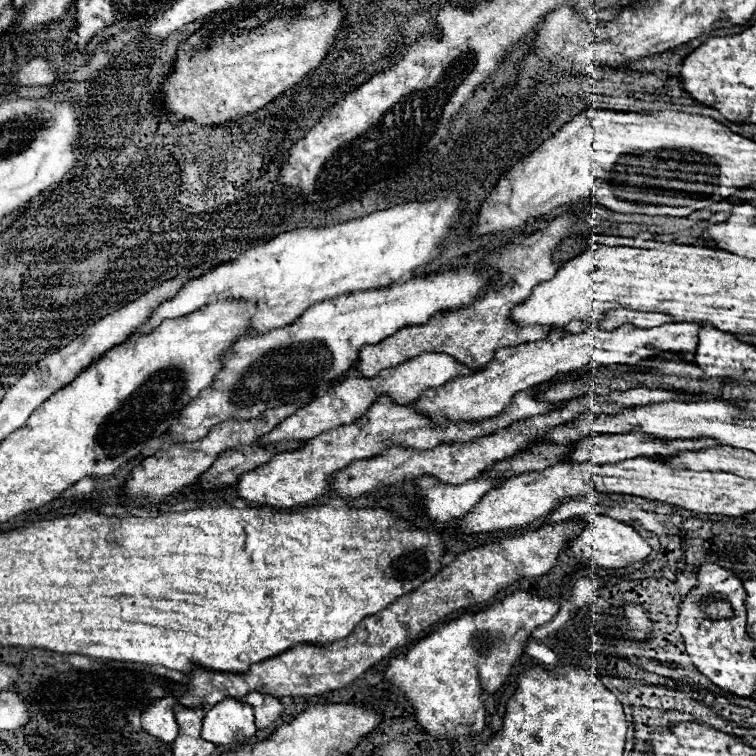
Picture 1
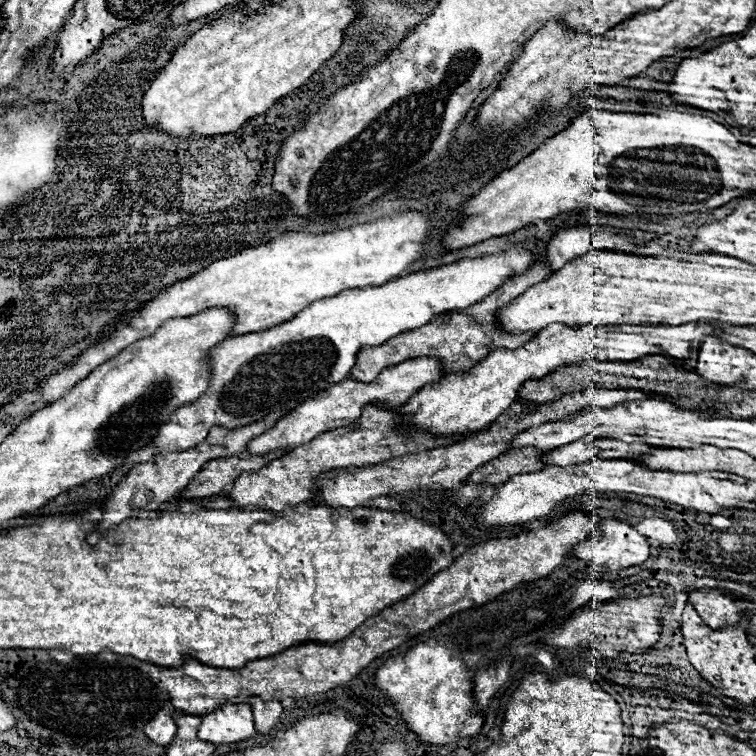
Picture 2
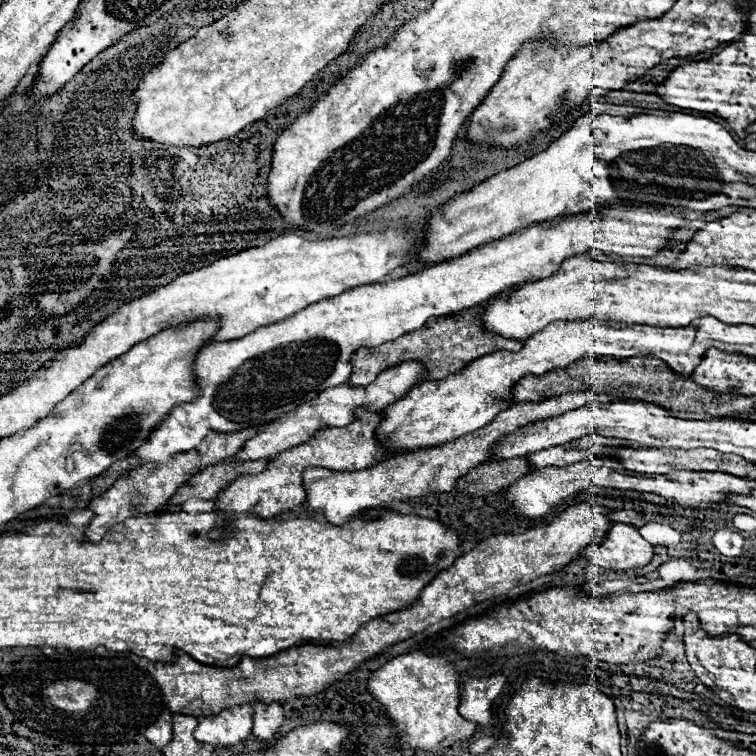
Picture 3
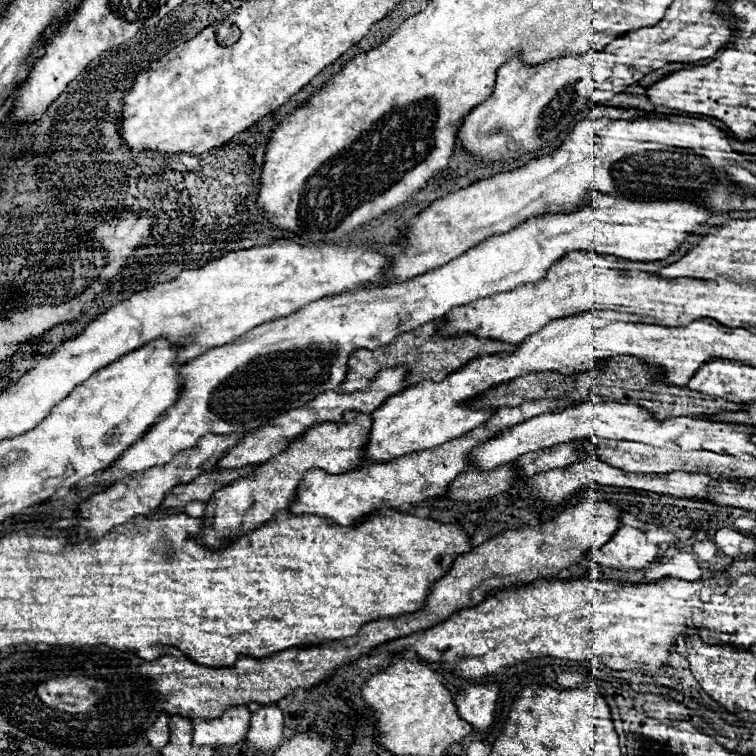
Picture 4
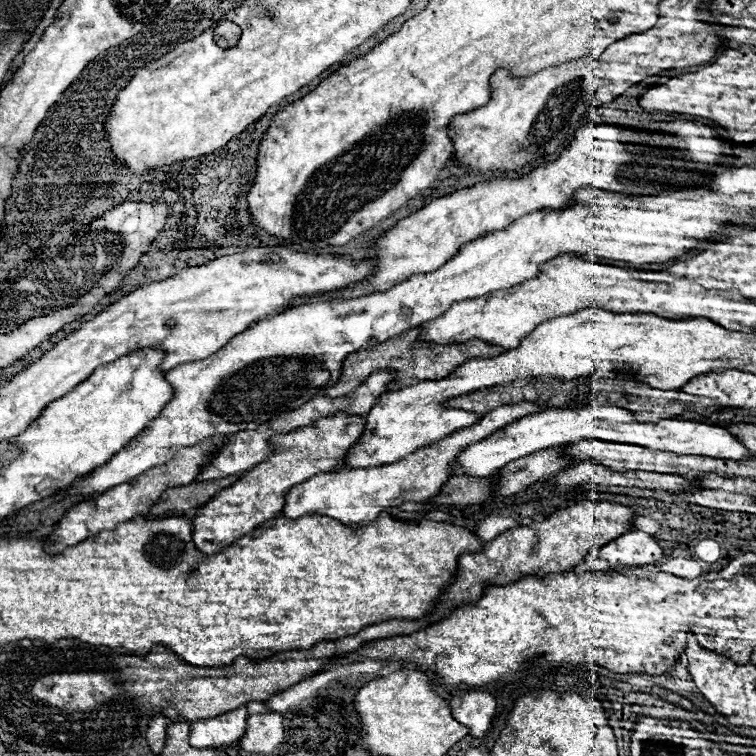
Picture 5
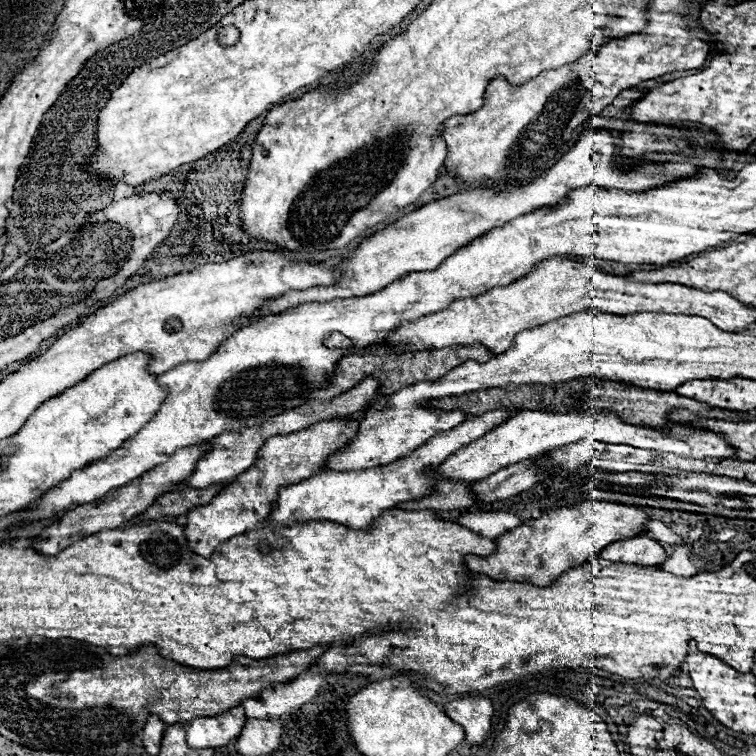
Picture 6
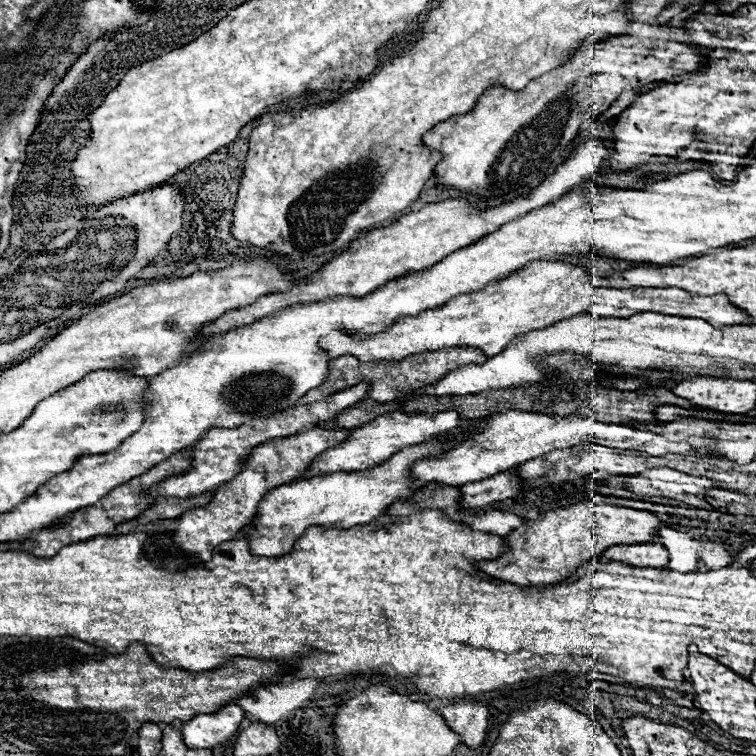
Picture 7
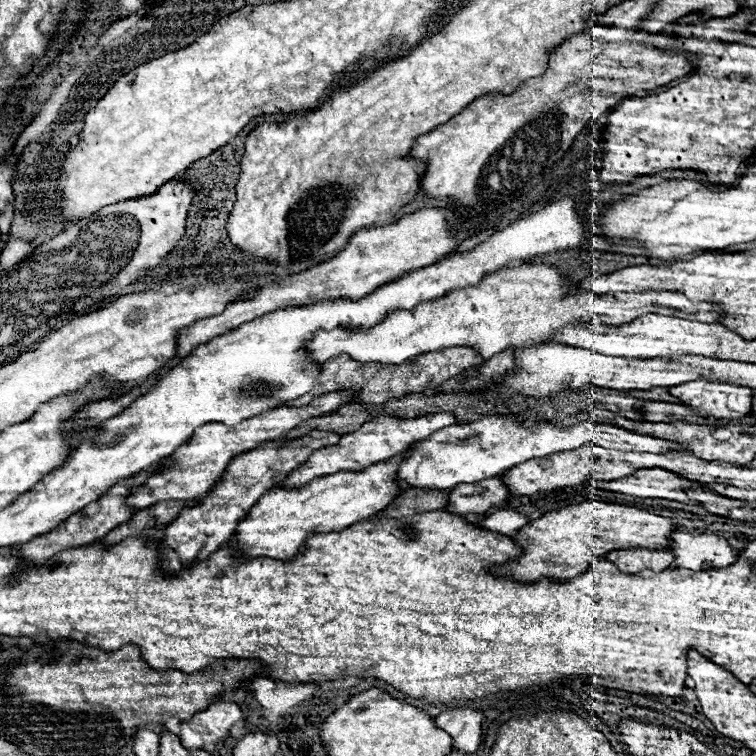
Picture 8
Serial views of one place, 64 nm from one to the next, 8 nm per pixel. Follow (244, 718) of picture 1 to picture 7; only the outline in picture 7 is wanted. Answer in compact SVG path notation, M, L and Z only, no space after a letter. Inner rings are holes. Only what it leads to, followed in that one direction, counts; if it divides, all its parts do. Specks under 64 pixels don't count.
M226 704L216 712L194 716L182 726L184 744L196 750L222 744L234 736L242 720L244 712L236 704Z

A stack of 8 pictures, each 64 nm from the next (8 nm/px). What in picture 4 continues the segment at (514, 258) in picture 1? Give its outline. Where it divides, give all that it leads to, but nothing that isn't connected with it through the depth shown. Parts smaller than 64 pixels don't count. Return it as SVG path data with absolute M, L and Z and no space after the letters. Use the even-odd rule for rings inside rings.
M434 320L434 322L428 322L408 334L402 334L398 338L394 338L390 344L384 344L376 350L366 350L366 348L360 348L360 350L354 350L348 358L348 374L346 374L346 380L338 386L340 392L356 392L356 390L362 390L366 388L372 378L384 370L384 368L396 368L396 366L402 366L402 368L408 368L408 374L406 374L406 380L404 384L406 386L412 386L412 384L418 384L422 380L432 380L432 382L440 382L444 380L448 374L456 372L458 368L462 368L466 362L474 360L476 356L492 356L492 354L500 354L500 352L514 352L516 346L514 344L506 344L506 342L498 342L498 340L488 340L488 338L476 338L476 336L462 336L462 338L442 338L438 336L438 324L440 320Z

